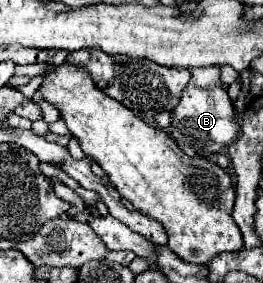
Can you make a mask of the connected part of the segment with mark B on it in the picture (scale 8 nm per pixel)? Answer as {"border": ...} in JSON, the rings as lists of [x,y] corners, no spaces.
{"border":[[[199,67],[189,71],[191,81],[187,83],[181,101],[171,117],[171,135],[187,155],[207,157],[211,153],[221,151],[223,147],[229,147],[229,143],[237,139],[239,129],[233,121],[233,103],[219,81],[219,67]]]}

